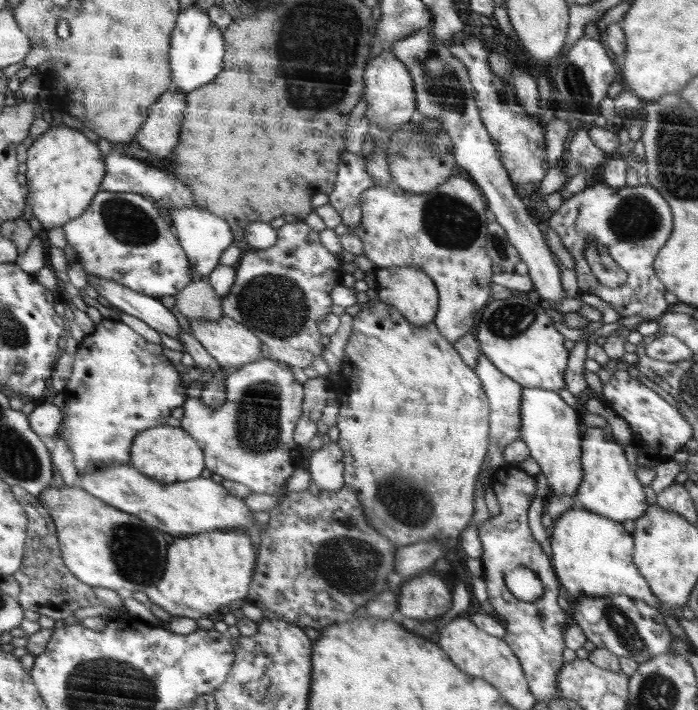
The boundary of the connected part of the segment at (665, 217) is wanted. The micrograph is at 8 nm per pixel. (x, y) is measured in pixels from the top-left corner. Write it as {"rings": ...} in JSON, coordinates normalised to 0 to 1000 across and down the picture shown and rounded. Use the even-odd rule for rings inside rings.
{"rings":[[[855,256],[848,262],[834,263],[834,269],[808,280],[801,293],[789,297],[785,315],[802,332],[808,349],[822,363],[821,380],[834,414],[858,417],[865,425],[874,427],[890,446],[918,444],[926,451],[940,451],[940,445],[954,439],[954,404],[938,387],[936,369],[963,327],[964,301],[957,285],[937,262],[928,258],[914,262],[897,259],[885,265]],[[847,338],[864,344],[870,356],[898,383],[900,396],[894,401],[871,406],[854,399],[838,362],[838,346]]]}

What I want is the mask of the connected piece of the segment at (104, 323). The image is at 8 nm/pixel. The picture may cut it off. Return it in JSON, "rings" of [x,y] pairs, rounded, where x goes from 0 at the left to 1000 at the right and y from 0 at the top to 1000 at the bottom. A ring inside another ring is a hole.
{"rings":[[[149,448],[136,456],[132,469],[123,472],[123,479],[113,483],[106,499],[106,524],[92,552],[96,579],[87,600],[87,611],[107,641],[112,668],[126,668],[142,656],[188,651],[192,615],[209,604],[238,599],[248,577],[271,563],[249,513],[232,501],[234,489],[209,480],[173,451]]]}

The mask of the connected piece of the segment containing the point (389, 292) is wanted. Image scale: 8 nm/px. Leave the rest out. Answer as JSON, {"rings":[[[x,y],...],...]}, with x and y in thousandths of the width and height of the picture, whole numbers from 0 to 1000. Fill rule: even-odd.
{"rings":[[[564,375],[562,377],[540,377],[537,382],[540,413],[550,427],[570,434],[593,459],[606,459],[625,446],[630,435],[630,415],[625,411],[625,399],[609,382],[592,375]]]}

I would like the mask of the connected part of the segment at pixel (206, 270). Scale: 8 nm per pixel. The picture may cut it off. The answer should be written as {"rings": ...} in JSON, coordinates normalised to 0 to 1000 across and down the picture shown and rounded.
{"rings":[[[261,292],[245,294],[241,310],[254,324],[254,334],[259,345],[265,348],[266,358],[271,359],[271,368],[275,370],[278,380],[288,389],[299,387],[307,377],[312,375],[315,358],[334,342],[334,323],[317,303],[304,301],[299,296],[287,292]]]}

